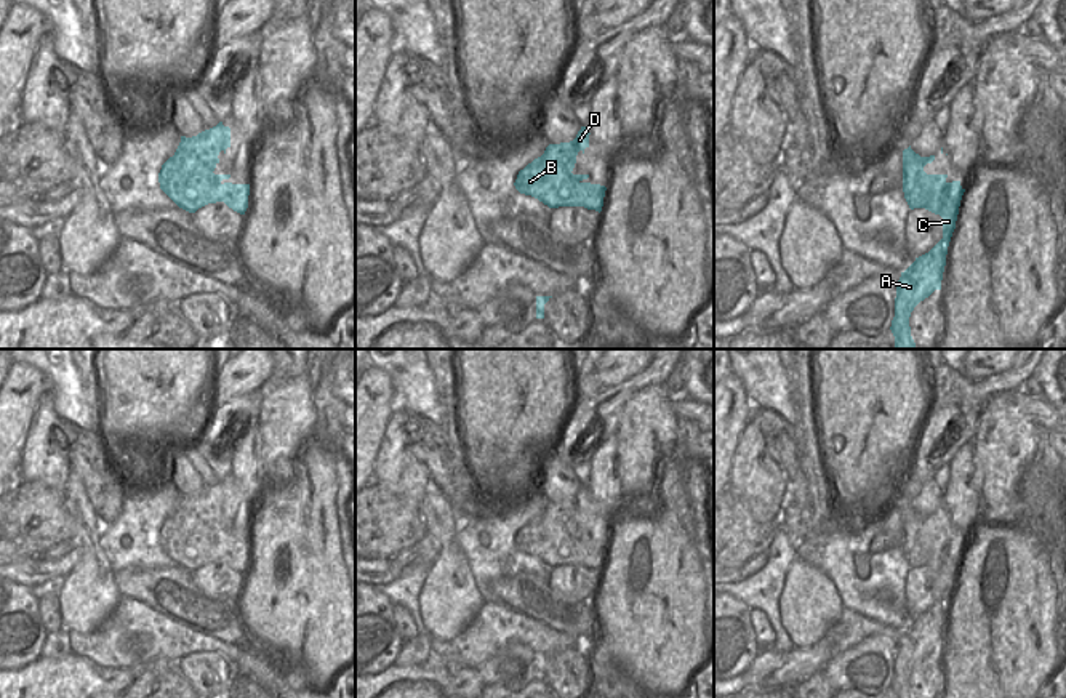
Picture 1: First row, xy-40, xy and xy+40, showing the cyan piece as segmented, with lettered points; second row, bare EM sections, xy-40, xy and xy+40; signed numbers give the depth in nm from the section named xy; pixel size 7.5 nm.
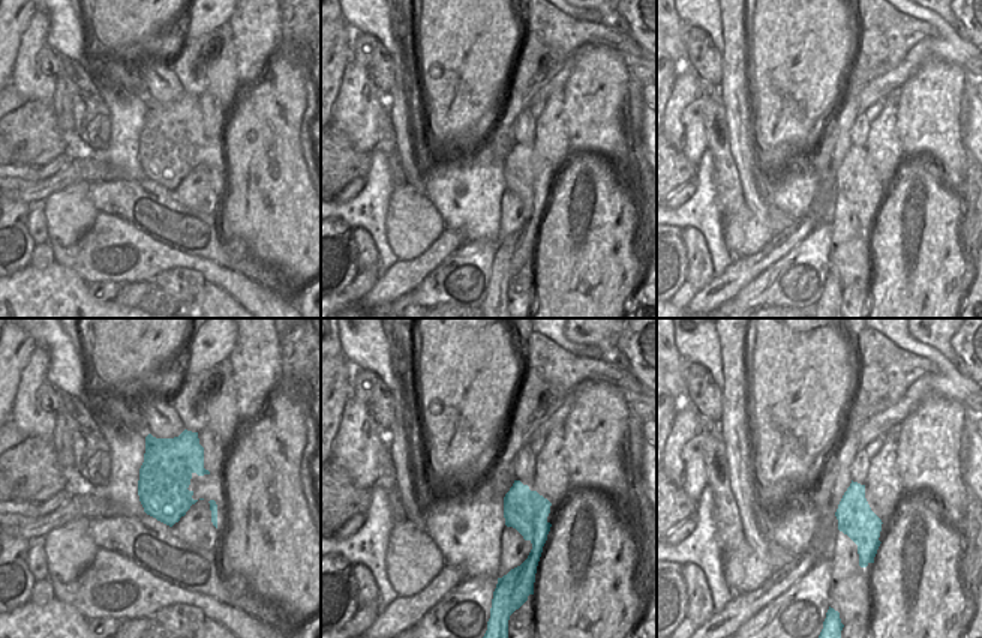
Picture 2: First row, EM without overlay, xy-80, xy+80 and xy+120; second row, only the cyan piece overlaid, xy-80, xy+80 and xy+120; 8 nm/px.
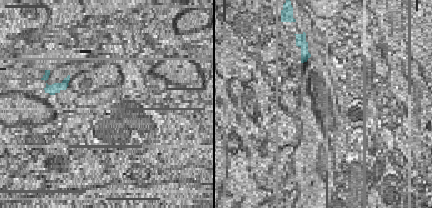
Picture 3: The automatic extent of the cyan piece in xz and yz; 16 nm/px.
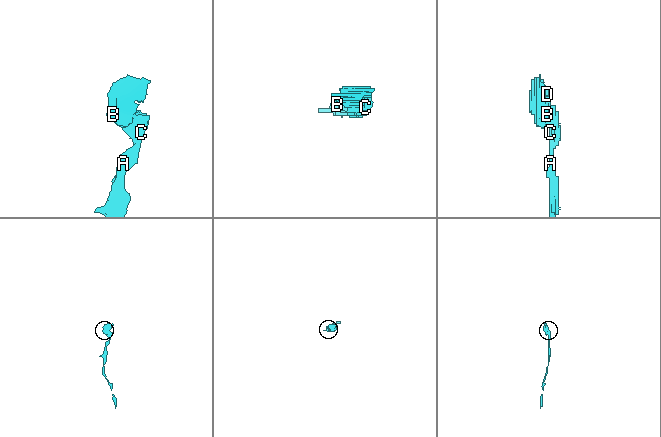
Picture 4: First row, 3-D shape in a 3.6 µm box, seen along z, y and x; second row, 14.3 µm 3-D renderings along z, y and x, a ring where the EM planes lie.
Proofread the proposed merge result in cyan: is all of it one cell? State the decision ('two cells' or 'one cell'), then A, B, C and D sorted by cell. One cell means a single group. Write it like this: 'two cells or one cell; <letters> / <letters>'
two cells; A C / B D

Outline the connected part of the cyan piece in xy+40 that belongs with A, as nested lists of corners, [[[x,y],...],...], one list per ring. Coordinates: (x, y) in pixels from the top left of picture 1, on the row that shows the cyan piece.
[[[954,203],[941,207],[943,239],[901,272],[896,283],[895,317],[890,327],[895,336],[895,349],[917,349],[911,336],[909,317],[920,301],[935,290],[941,290],[948,247],[956,229],[957,215],[959,208]]]

